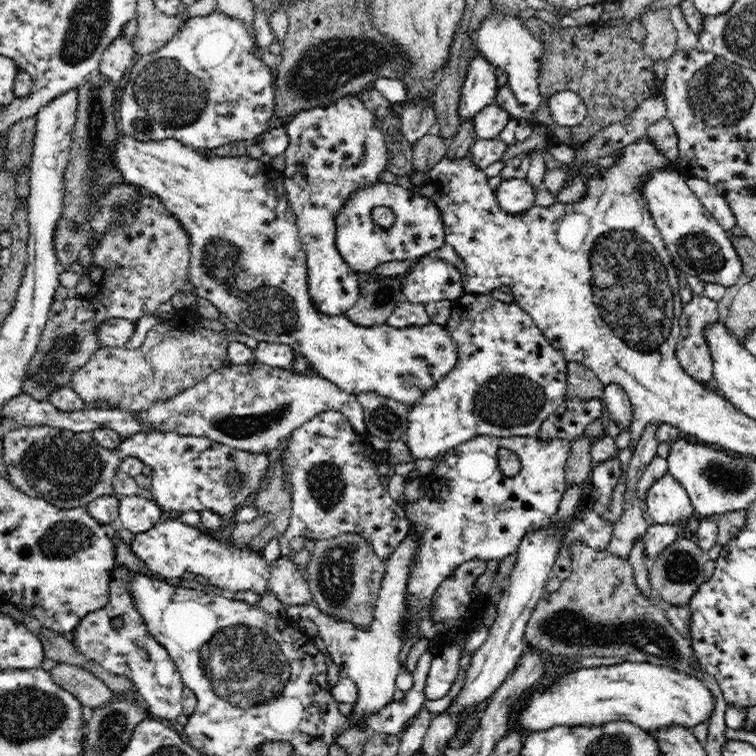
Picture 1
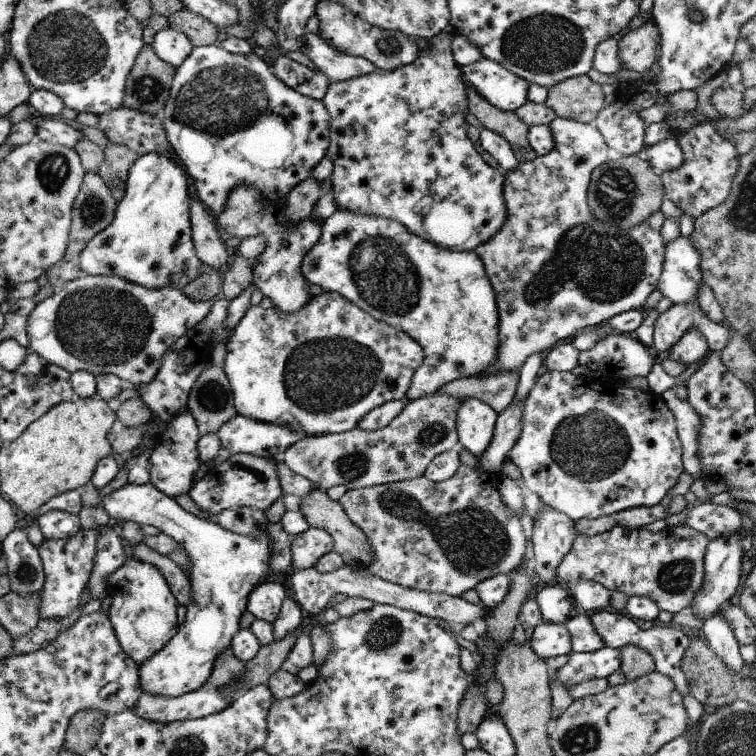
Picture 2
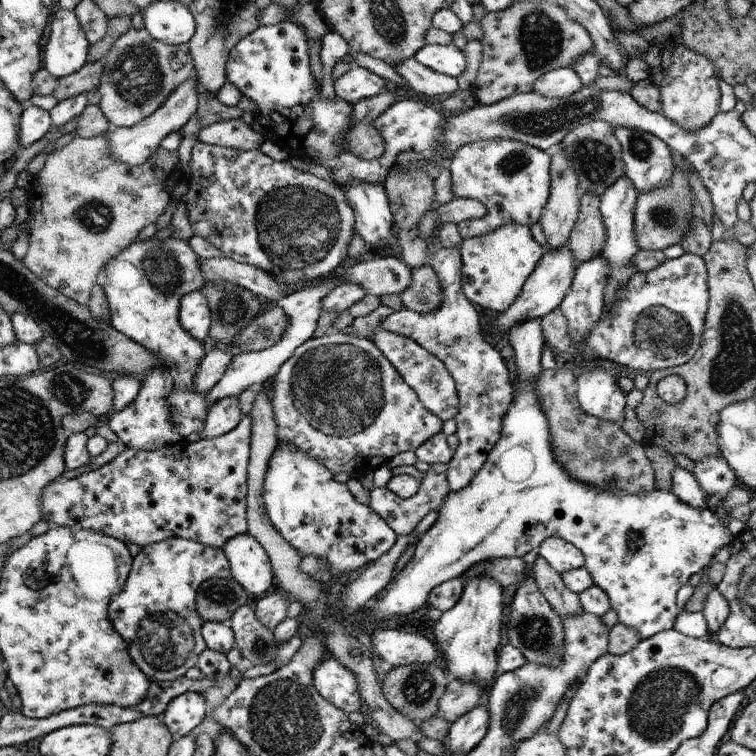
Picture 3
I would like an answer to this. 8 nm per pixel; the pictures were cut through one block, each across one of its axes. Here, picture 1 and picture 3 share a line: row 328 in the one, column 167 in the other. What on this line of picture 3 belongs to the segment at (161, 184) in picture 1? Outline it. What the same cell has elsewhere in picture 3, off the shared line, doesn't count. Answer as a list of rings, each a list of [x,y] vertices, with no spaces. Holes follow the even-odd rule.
[[[153,236],[148,241],[135,241],[130,248],[109,260],[100,277],[99,283],[109,302],[108,322],[162,362],[161,367],[154,367],[144,376],[137,398],[128,407],[108,415],[106,423],[122,446],[137,451],[155,451],[179,443],[184,436],[173,423],[169,396],[178,389],[190,391],[193,388],[193,380],[206,354],[203,342],[187,334],[180,321],[182,298],[204,286],[198,256],[184,239],[170,236],[159,242]]]

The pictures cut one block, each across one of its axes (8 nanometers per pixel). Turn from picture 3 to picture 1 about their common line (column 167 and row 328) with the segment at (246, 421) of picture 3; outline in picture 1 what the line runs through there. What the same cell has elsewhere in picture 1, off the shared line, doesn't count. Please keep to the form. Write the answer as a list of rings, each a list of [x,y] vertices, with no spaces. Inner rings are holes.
[[[465,293],[452,301],[452,312],[444,326],[459,346],[459,361],[407,414],[408,426],[403,438],[413,458],[434,458],[482,435],[536,436],[542,422],[567,400],[568,361],[548,342],[523,306],[496,300],[490,293]]]

